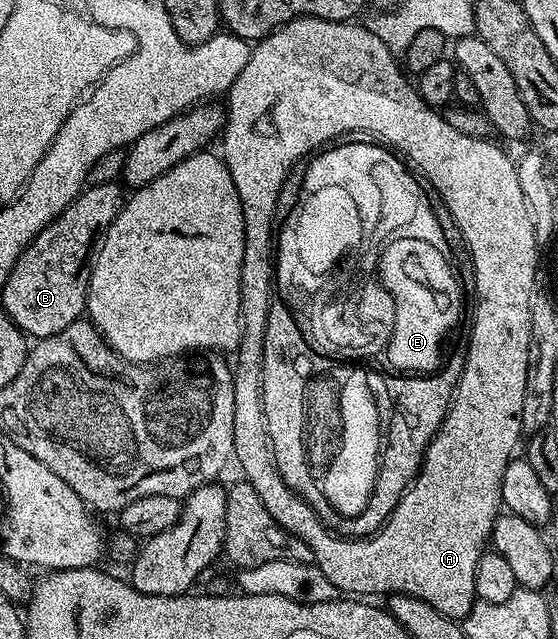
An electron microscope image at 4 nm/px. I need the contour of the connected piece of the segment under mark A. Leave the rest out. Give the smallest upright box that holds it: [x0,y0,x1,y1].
[222,17,538,619]

